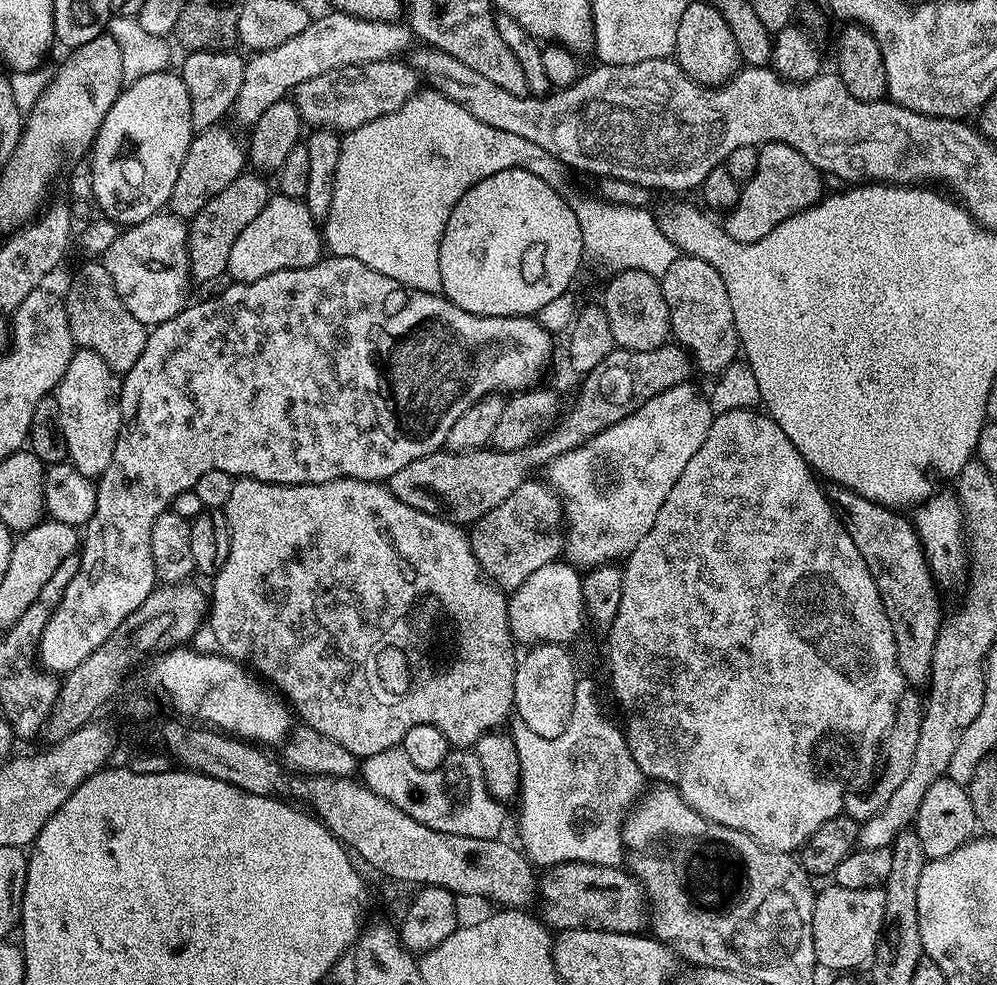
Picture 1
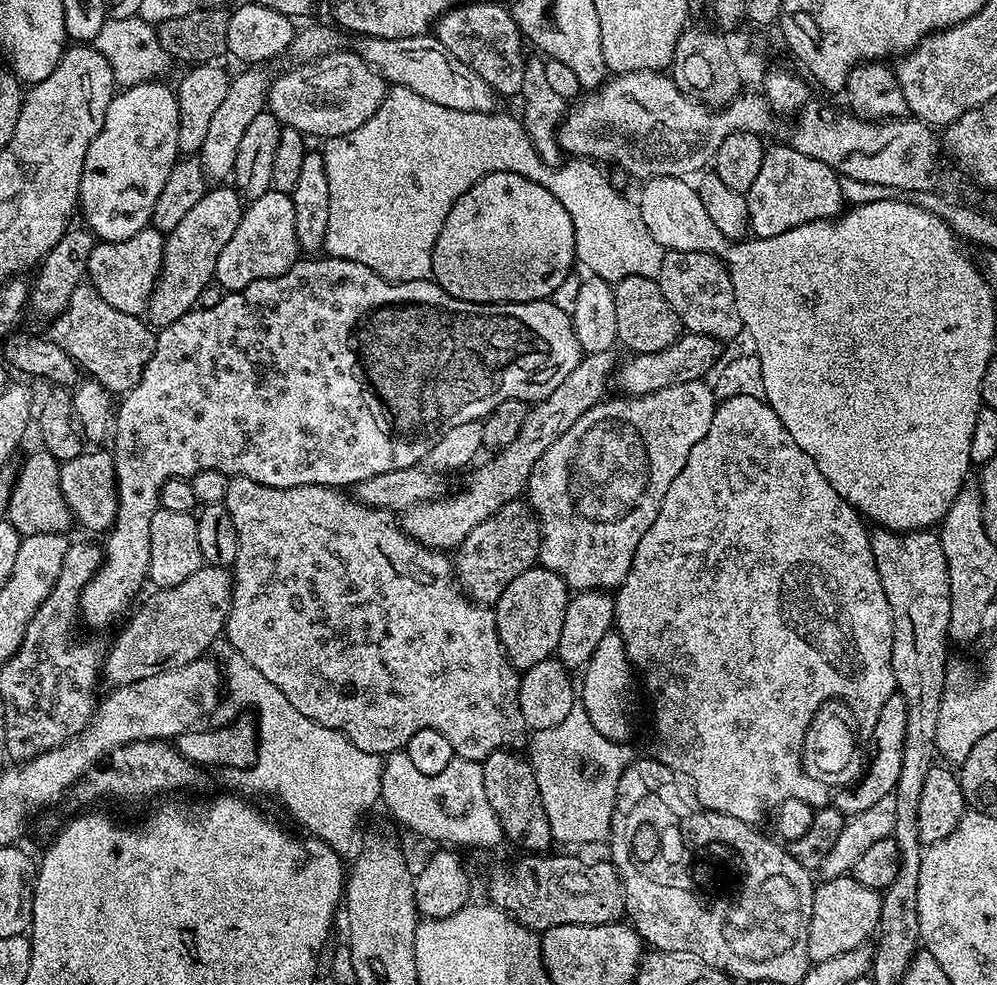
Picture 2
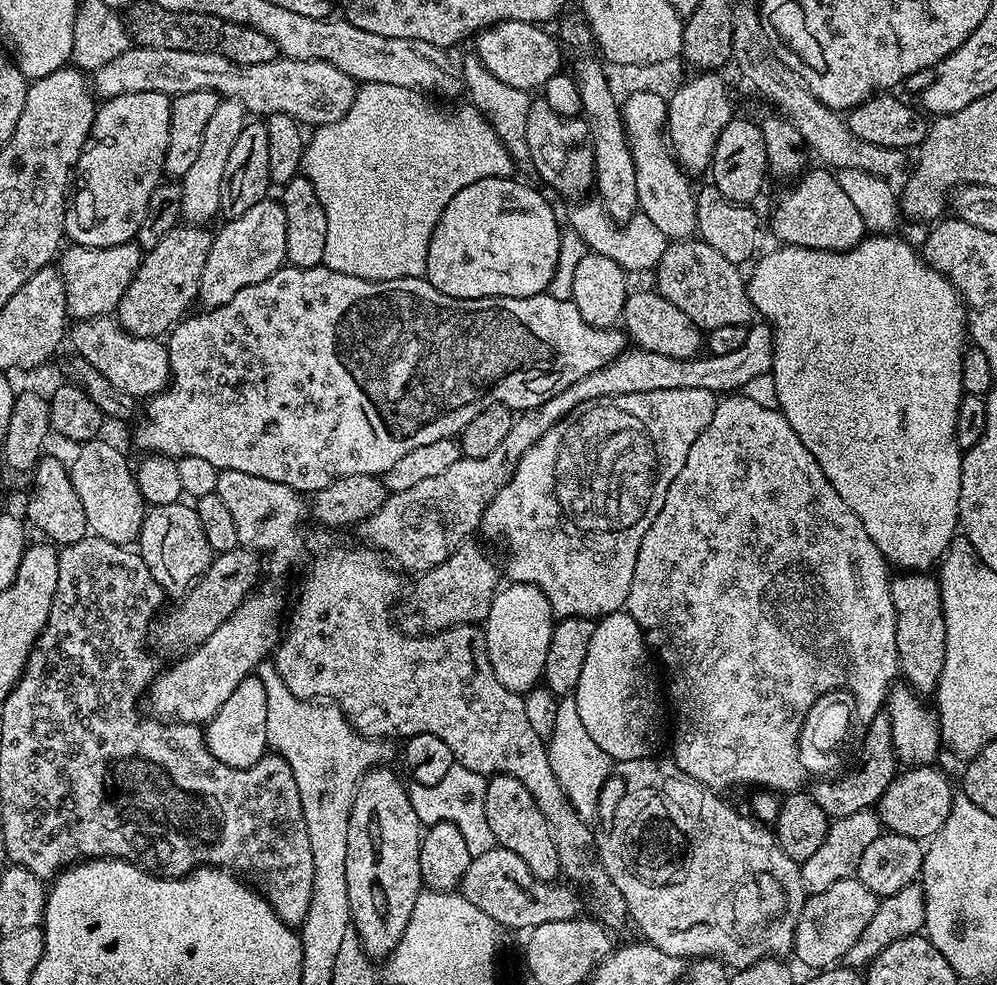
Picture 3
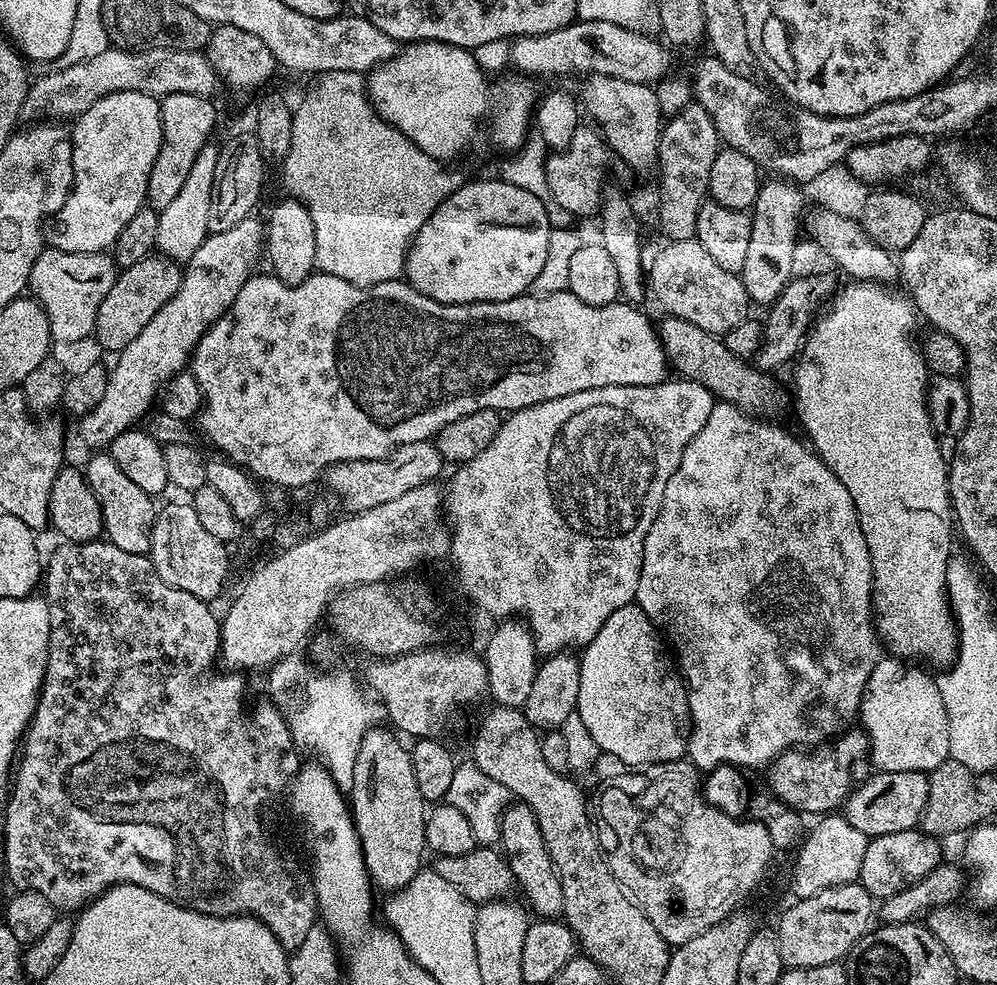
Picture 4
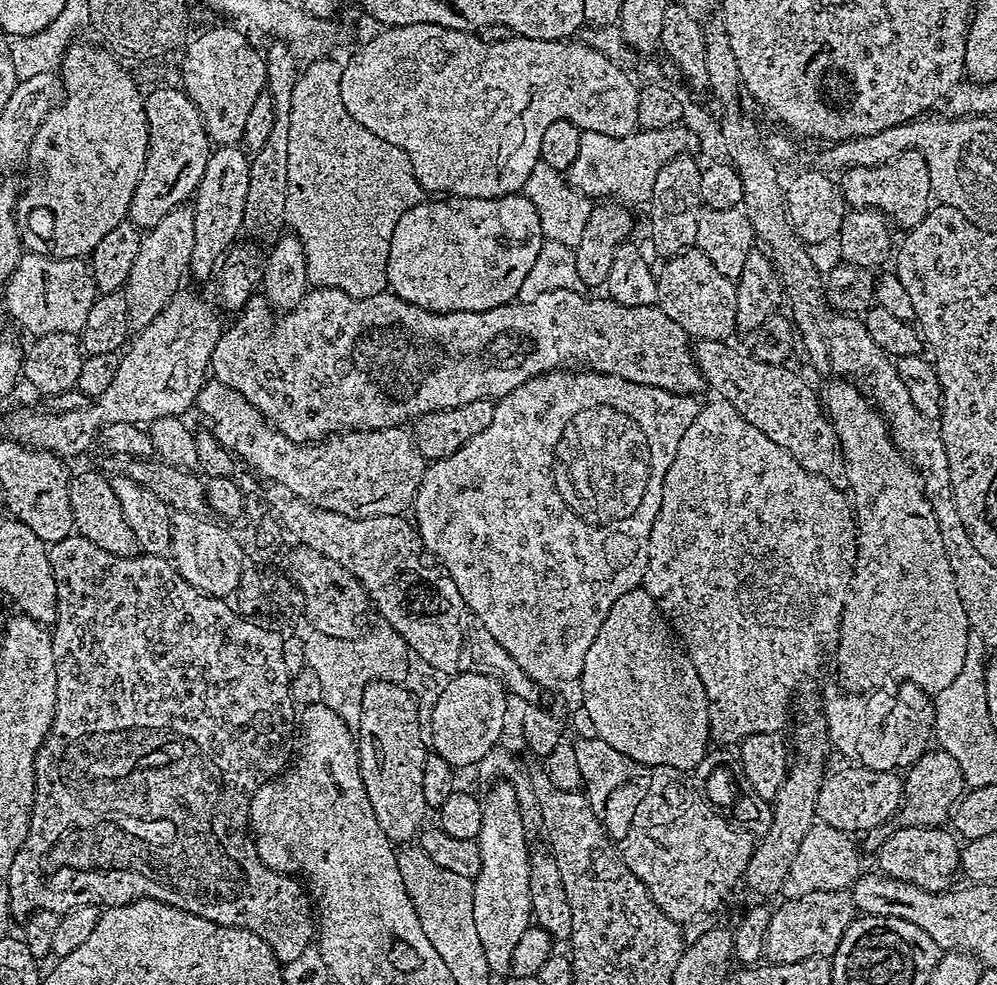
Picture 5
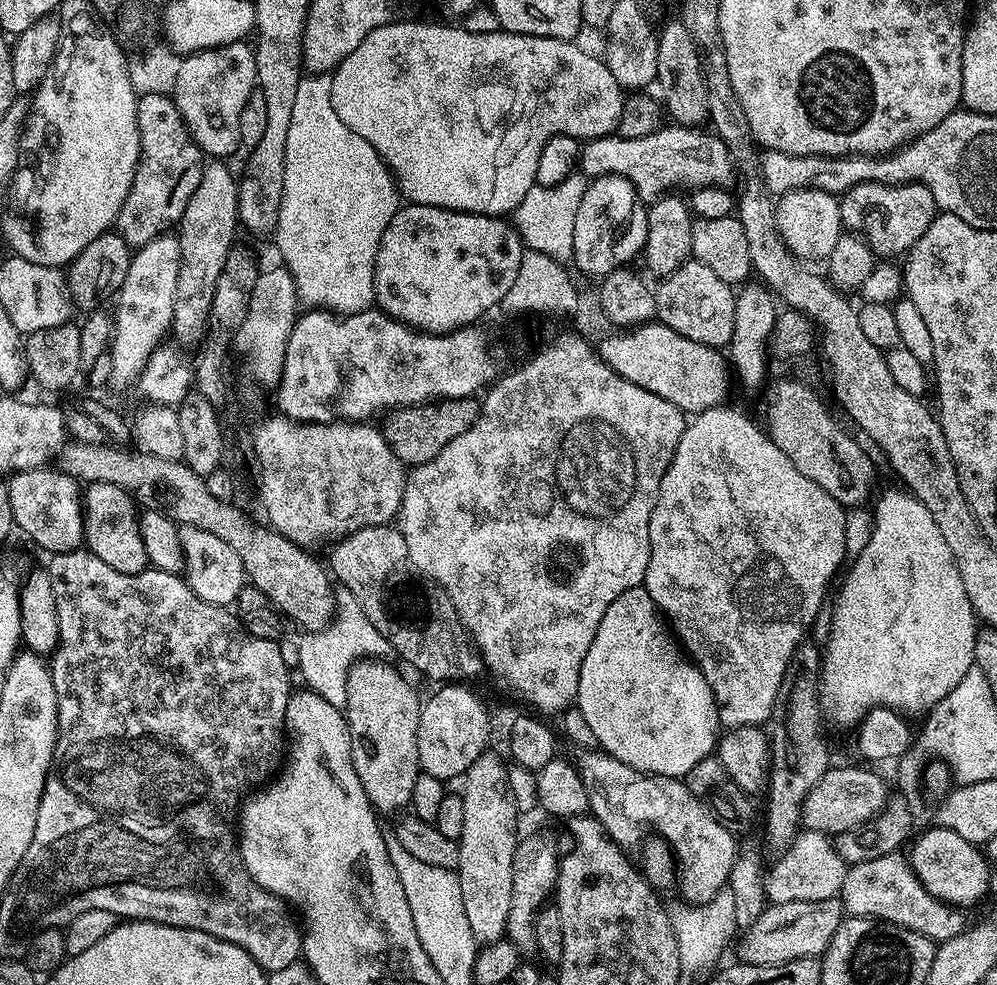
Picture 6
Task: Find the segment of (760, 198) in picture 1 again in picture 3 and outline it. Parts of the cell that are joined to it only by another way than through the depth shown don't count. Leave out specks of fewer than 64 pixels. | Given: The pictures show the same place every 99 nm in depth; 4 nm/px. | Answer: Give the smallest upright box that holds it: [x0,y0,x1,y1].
[772,166,866,252]

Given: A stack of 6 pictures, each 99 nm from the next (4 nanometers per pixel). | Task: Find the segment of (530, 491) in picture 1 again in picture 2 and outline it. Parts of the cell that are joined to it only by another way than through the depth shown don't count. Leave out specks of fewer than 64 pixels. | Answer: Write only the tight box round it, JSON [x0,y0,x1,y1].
[454,498,540,606]

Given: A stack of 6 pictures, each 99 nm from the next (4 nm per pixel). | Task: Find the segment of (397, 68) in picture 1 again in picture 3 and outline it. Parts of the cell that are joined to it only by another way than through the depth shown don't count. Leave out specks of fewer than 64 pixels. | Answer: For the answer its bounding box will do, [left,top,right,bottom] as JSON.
[94,46,357,126]

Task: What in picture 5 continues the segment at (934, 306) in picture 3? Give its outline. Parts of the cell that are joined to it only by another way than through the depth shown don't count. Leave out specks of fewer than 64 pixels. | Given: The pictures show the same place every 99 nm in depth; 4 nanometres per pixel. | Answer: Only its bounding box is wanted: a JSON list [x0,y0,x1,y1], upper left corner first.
[822,383,970,694]

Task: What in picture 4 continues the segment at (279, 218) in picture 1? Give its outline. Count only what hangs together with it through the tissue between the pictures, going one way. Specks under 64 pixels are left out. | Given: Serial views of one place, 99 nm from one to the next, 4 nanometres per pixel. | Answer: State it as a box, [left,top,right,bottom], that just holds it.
[78,215,266,450]

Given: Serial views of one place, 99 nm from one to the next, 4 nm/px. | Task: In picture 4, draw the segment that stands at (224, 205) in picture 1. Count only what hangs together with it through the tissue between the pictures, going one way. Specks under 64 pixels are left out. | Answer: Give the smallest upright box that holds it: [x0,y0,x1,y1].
[94,254,182,354]

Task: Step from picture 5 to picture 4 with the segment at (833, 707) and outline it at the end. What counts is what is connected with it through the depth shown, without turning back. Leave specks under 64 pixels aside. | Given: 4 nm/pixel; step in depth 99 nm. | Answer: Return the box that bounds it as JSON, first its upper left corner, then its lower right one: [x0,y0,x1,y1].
[858,657,950,774]

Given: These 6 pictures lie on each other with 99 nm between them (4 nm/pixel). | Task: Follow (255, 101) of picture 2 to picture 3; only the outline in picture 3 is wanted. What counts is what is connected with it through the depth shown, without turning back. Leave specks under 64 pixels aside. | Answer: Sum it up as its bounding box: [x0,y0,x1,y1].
[178,99,246,226]

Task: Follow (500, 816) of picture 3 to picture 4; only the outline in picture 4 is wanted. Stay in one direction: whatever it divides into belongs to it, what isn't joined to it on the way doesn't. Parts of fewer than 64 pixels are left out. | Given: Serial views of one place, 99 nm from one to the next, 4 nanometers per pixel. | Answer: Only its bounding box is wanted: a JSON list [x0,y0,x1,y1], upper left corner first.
[498,802,564,918]

